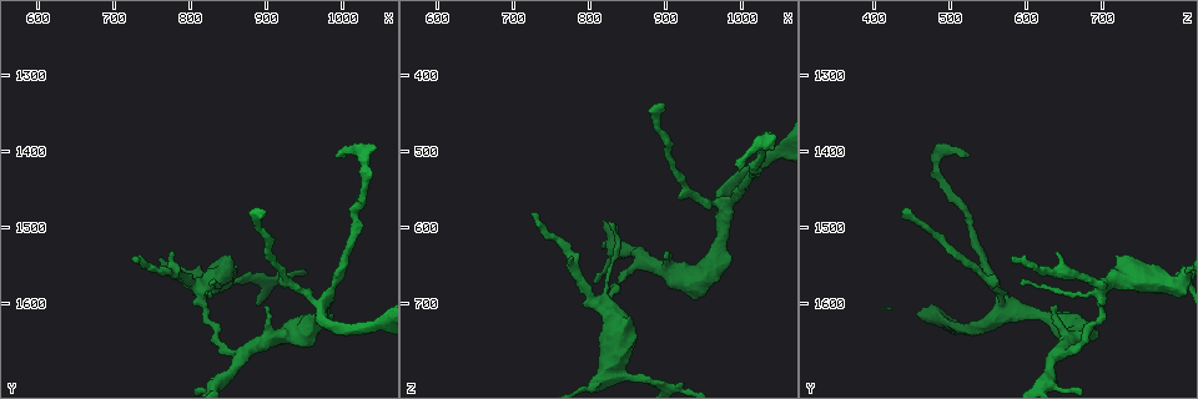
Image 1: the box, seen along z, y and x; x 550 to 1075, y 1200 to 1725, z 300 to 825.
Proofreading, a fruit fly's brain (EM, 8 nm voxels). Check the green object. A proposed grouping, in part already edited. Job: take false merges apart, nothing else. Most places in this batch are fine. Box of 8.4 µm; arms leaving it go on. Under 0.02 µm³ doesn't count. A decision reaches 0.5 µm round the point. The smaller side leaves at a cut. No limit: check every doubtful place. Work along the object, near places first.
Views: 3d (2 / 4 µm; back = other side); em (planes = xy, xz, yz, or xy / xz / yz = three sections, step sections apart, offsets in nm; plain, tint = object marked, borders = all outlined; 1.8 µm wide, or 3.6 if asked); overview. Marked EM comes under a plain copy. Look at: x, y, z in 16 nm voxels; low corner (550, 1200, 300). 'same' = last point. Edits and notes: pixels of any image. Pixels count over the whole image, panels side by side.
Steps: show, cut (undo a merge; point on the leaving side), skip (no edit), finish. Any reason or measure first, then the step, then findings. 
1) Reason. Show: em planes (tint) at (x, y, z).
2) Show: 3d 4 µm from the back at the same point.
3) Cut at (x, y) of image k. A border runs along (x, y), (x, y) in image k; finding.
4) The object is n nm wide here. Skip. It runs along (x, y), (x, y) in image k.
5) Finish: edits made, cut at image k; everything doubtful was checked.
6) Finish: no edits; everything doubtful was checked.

Sharp bend. Show: em xy step 16 (tint) at (1025, 1405, 480).

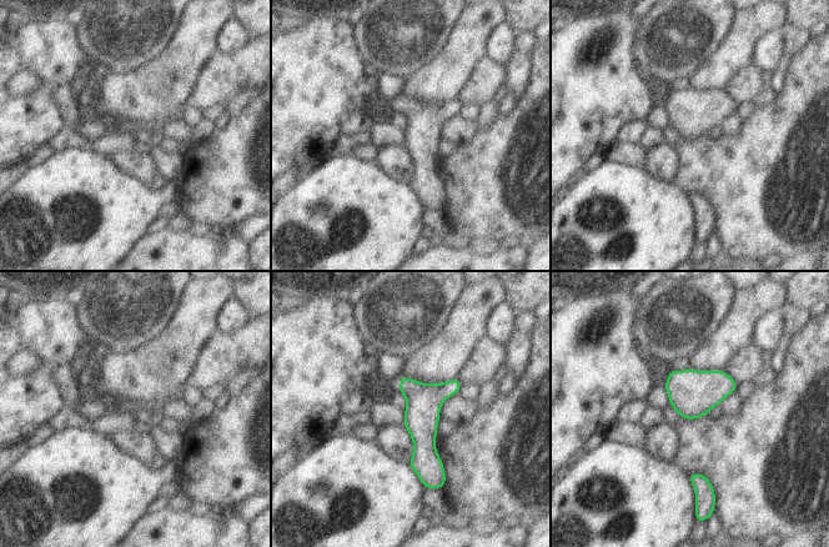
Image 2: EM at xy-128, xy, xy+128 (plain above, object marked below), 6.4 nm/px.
Show: em planes (tint) at the same point.

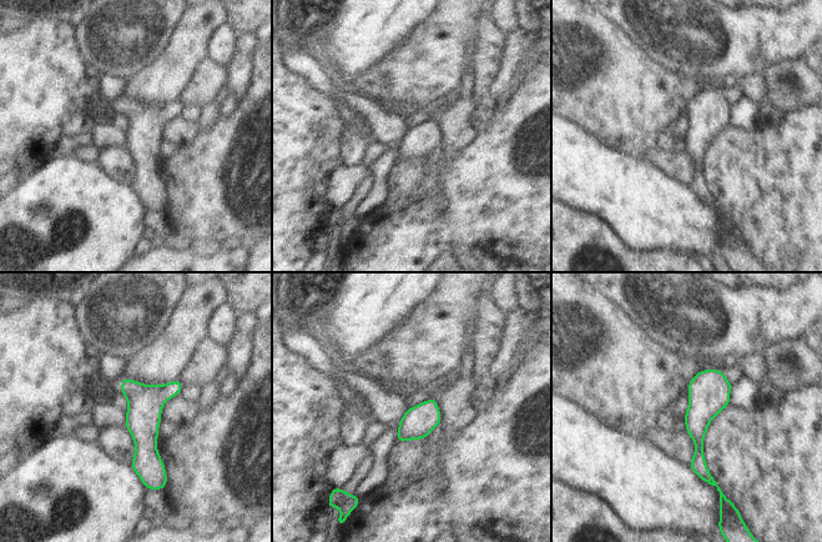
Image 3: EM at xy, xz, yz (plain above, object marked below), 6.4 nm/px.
Skip. Continuous, no second neuron.

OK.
Four arms meet. Show: em xy step 16 (tint) at (975, 1610, 590).

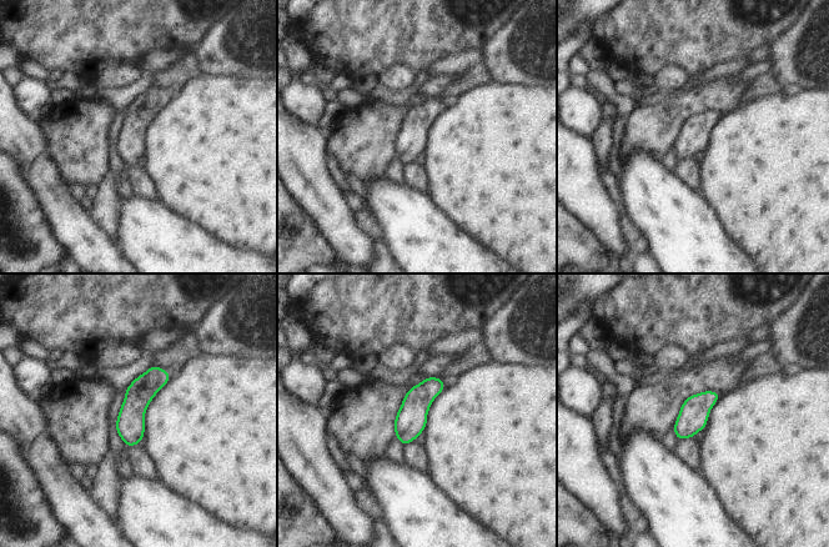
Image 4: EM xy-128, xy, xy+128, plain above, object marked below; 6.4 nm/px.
Skip. It runs along (155, 369), (132, 409), (129, 442) in image 4; continuous, no second neuron.

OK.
Two arms in line, one across. Show: em planes (tint) at (870, 1665, 645).

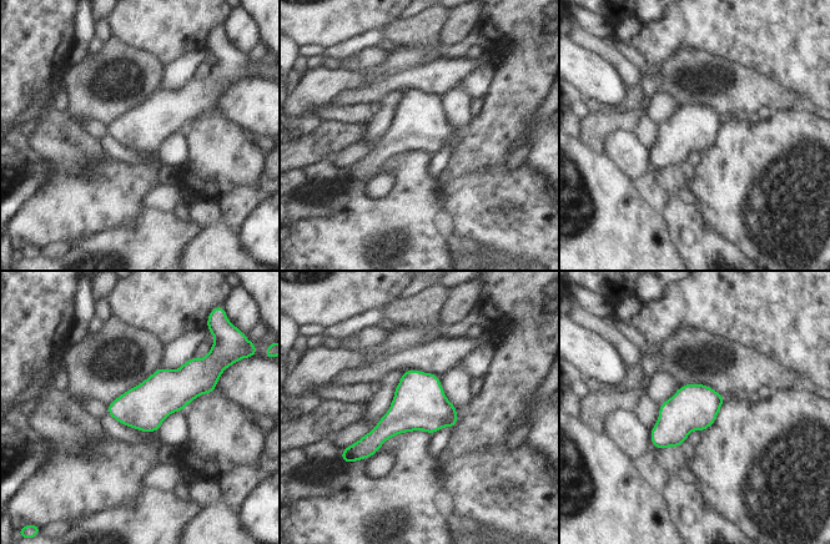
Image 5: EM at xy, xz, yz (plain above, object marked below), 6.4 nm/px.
The object is 300 nm wide here. Skip. Continuous, no second neuron.

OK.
Finish: no edits; everything doubtful was checked.

